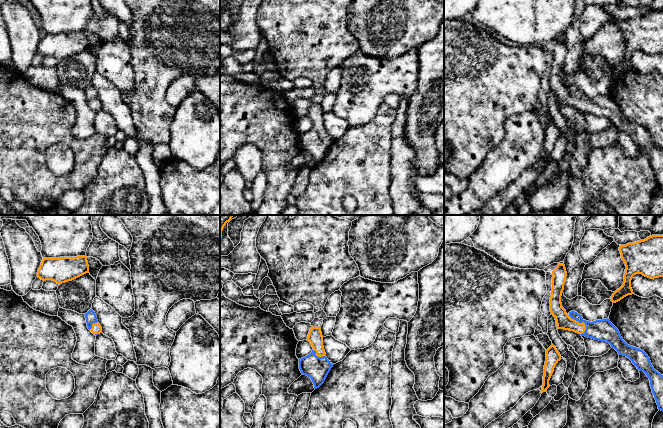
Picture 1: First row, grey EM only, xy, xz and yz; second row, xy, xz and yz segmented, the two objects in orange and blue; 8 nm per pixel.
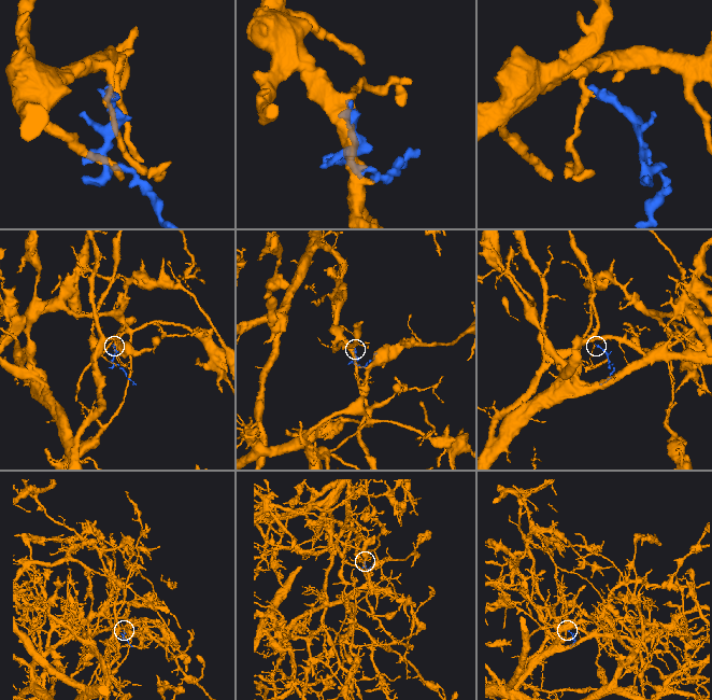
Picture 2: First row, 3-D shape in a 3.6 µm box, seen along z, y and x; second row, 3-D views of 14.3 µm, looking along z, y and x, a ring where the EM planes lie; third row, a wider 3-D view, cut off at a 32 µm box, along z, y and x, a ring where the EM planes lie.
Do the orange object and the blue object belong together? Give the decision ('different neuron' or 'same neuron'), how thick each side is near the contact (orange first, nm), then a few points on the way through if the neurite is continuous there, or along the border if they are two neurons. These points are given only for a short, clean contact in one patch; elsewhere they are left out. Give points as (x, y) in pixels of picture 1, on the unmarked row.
same neuron | 120/180 nm | across yz (563, 97), (583, 98), (590, 105), (603, 106)

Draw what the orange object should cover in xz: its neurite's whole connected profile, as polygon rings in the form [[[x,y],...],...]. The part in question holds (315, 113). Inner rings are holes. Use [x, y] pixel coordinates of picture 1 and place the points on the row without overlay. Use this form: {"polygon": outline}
{"polygon": [[[311,103],[307,117],[313,123],[312,128],[299,135],[299,145],[303,151],[311,154],[314,164],[319,164],[325,157],[334,140],[326,133],[323,112],[320,103]]]}

